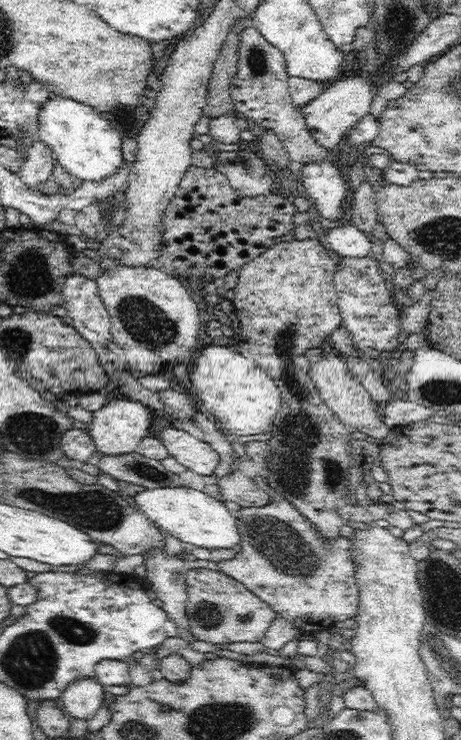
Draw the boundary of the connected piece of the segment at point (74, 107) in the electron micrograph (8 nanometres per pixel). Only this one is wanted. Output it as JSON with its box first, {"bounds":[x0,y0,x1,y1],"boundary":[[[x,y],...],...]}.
{"bounds":[37,95,126,180],"boundary":[[[54,95],[40,107],[39,115],[37,138],[48,145],[64,170],[80,180],[106,178],[126,161],[122,158],[122,136],[92,106]]]}

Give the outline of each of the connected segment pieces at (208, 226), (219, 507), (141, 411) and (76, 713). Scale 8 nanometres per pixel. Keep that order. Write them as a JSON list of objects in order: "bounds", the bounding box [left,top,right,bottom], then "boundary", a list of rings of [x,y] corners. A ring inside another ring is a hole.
[{"bounds":[158,165,298,282],"boundary":[[[190,165],[184,174],[174,198],[166,206],[164,212],[164,232],[158,261],[170,271],[172,276],[188,276],[188,278],[203,278],[204,282],[224,278],[226,271],[240,270],[246,262],[259,257],[274,244],[275,238],[280,238],[293,231],[294,214],[298,209],[292,197],[286,197],[280,192],[273,191],[252,198],[243,198],[236,192],[221,169],[201,168]]]},{"bounds":[131,486,240,548],"boundary":[[[170,486],[170,488],[146,488],[131,500],[136,507],[160,528],[165,528],[172,536],[181,540],[187,548],[234,548],[240,542],[237,518],[232,516],[228,508],[217,498],[185,486]]]},{"bounds":[88,398,152,459],"boundary":[[[118,398],[109,401],[107,406],[93,412],[92,420],[88,424],[88,431],[94,444],[96,445],[95,459],[102,457],[112,457],[135,452],[136,446],[142,442],[144,437],[148,437],[150,423],[152,422],[152,412],[140,402],[130,400],[130,398]]]},{"bounds":[62,676,104,721],"boundary":[[[95,676],[80,678],[62,692],[62,709],[71,720],[88,721],[102,706],[104,691],[103,684]]]}]

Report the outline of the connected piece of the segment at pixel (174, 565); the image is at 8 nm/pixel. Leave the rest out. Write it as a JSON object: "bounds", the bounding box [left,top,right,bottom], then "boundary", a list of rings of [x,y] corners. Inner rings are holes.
{"bounds":[143,547,194,642],"boundary":[[[154,547],[145,552],[143,565],[151,589],[164,603],[162,608],[178,625],[178,636],[193,642],[186,612],[187,590],[185,588],[186,572],[194,568],[194,562],[192,564],[184,562],[176,555],[170,556],[164,547]]]}

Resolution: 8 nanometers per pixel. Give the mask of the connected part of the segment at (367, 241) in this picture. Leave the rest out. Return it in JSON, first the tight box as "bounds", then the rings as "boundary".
{"bounds":[325,223,372,259],"boundary":[[[352,223],[330,228],[325,232],[326,245],[336,259],[370,254],[372,238]]]}

